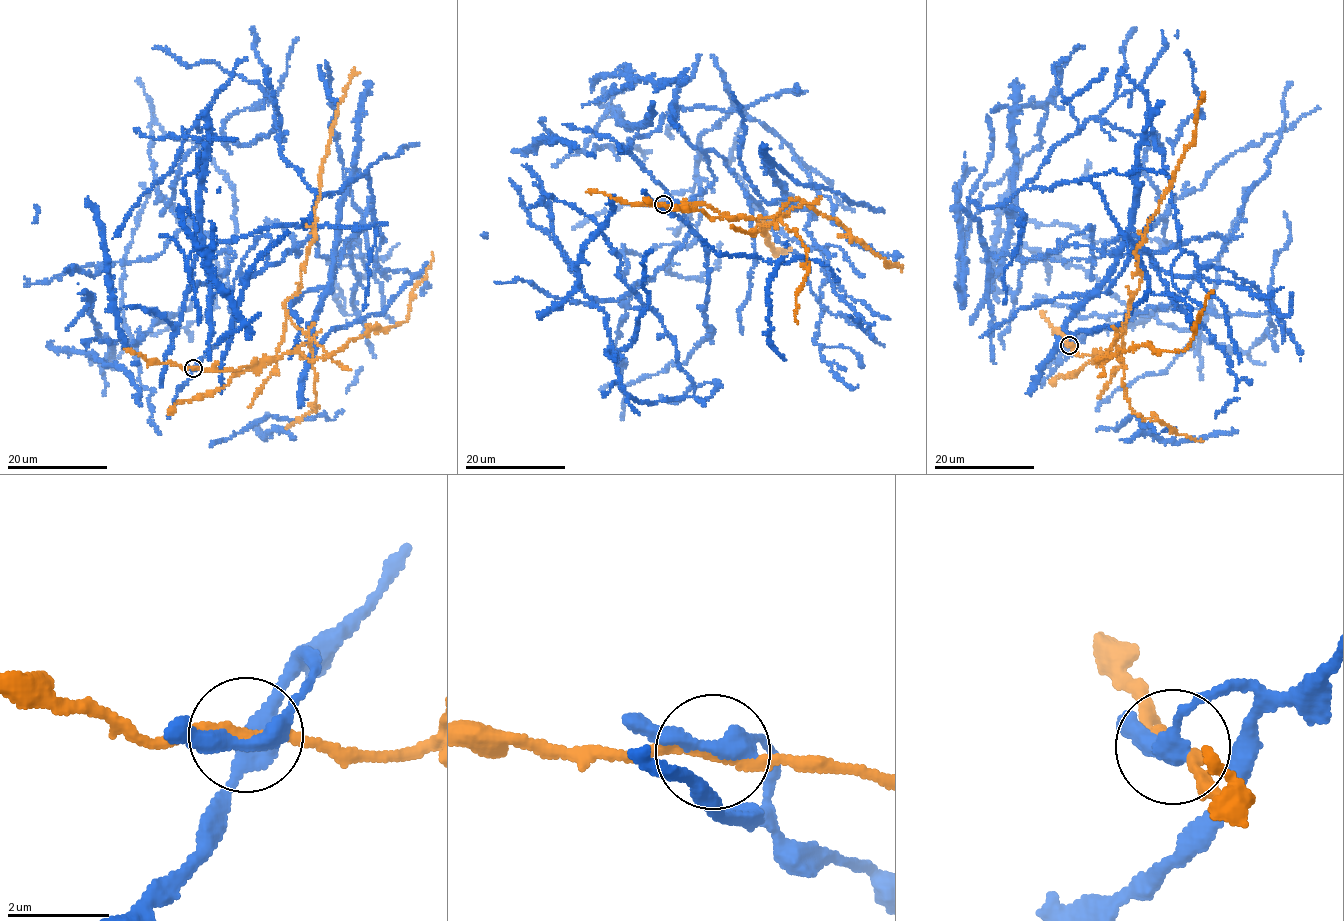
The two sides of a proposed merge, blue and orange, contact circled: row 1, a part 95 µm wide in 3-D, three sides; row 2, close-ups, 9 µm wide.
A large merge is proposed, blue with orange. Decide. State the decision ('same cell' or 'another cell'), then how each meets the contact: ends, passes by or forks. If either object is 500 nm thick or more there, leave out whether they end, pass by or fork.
another cell | blue passes by | orange passes by

